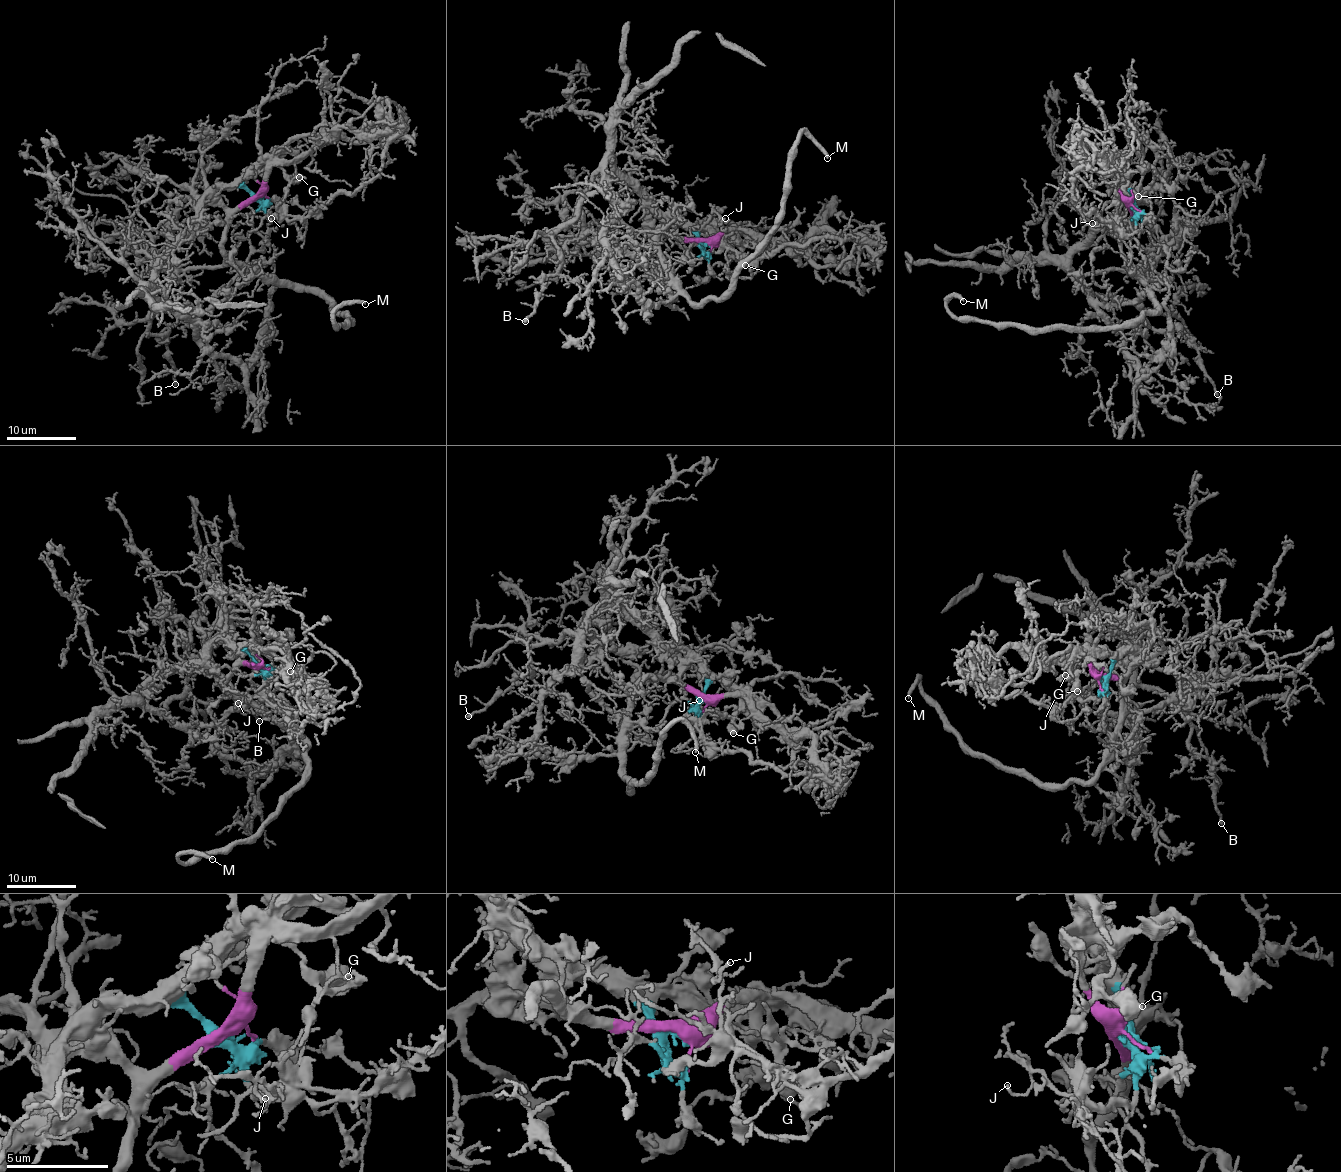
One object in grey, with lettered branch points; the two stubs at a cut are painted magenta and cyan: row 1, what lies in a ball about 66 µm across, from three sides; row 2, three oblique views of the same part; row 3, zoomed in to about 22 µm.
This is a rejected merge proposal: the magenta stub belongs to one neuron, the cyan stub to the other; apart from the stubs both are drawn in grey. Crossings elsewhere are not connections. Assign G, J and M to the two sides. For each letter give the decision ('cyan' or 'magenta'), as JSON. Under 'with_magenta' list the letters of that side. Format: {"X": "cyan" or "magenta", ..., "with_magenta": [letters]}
{"G": "magenta", "J": "cyan", "M": "magenta", "with_magenta": ["G", "M"]}

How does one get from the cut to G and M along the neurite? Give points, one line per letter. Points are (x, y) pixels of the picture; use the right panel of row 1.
G: (1129, 205), (1120, 194), (1118, 178), (1121, 174), (1128, 183), (1124, 189), (1126, 193), (1138, 197)
M: (1129, 205), (1121, 249), (1153, 311), (1124, 325), (1030, 329), (959, 319), (946, 302), (963, 301)

